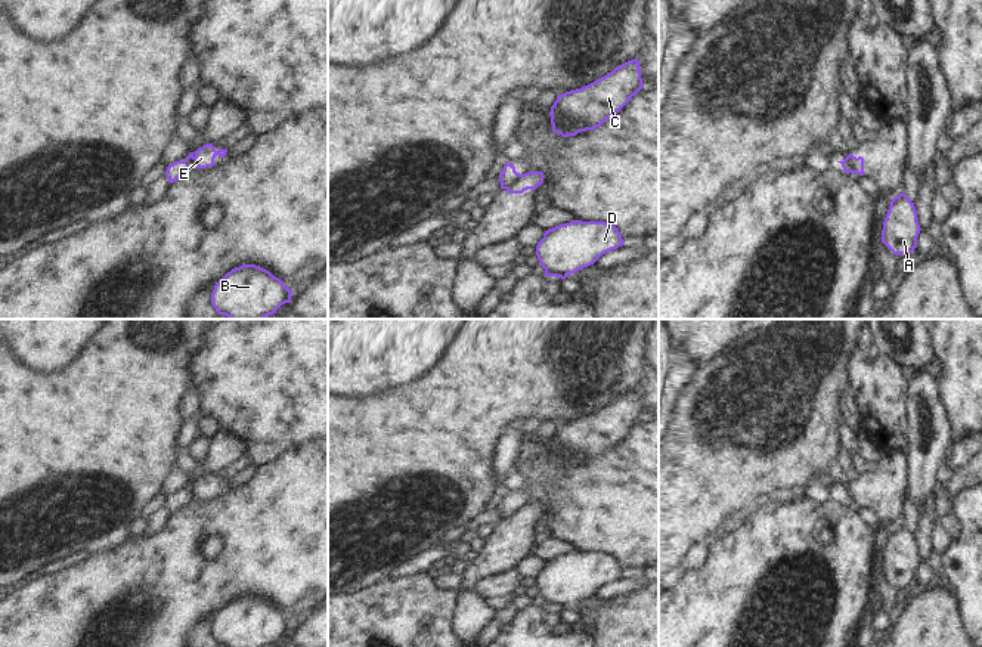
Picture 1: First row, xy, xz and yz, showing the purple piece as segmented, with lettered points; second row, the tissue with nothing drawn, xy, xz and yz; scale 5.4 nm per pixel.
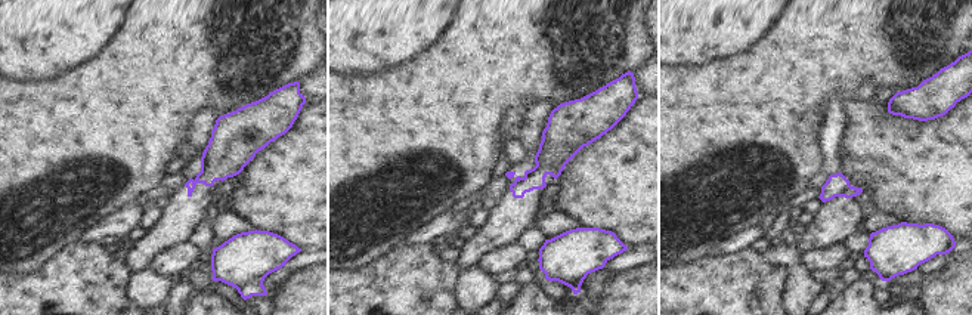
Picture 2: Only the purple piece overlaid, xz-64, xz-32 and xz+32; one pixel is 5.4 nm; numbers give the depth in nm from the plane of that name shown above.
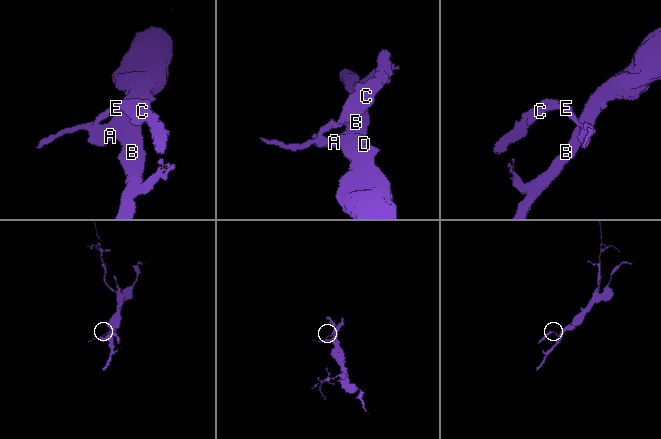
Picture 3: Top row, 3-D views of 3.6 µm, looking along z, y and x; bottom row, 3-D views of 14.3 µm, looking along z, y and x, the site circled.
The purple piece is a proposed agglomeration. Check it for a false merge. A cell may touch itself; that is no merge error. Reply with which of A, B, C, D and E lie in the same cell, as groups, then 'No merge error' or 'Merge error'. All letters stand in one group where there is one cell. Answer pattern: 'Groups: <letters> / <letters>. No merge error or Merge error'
Groups: A B D / C E. Merge error

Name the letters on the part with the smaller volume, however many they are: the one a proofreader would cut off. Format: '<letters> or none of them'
C, E

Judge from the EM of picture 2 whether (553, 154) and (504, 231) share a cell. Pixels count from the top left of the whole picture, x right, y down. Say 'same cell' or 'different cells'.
same cell

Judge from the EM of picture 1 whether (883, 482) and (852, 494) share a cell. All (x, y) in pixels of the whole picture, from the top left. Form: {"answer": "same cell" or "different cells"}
{"answer": "same cell"}

